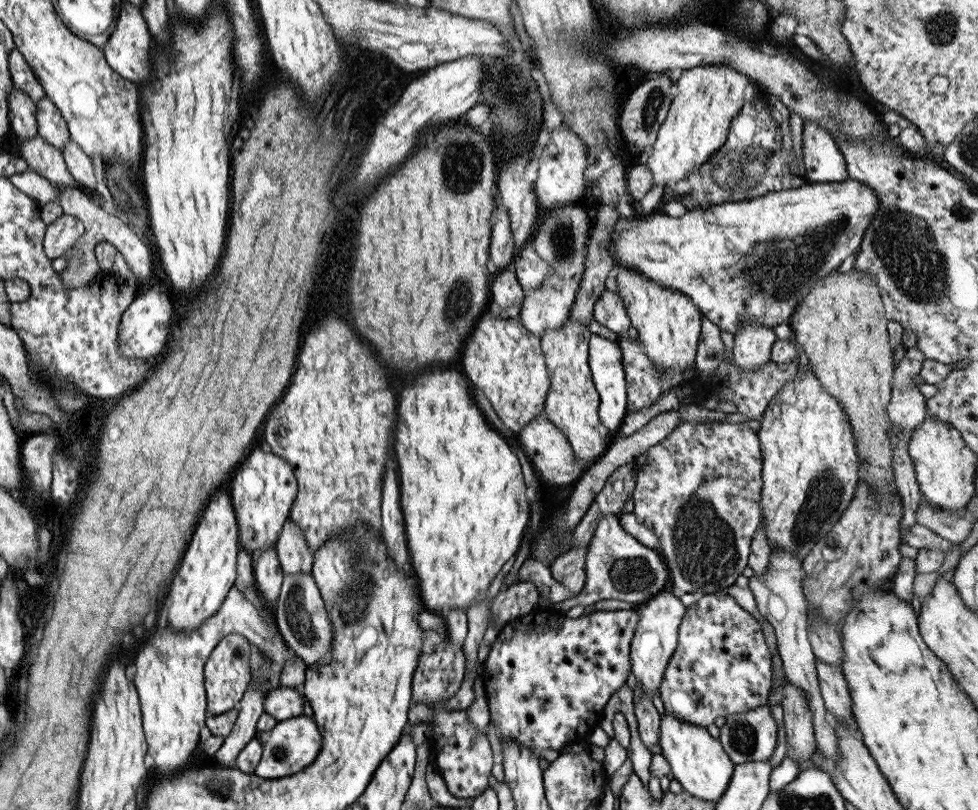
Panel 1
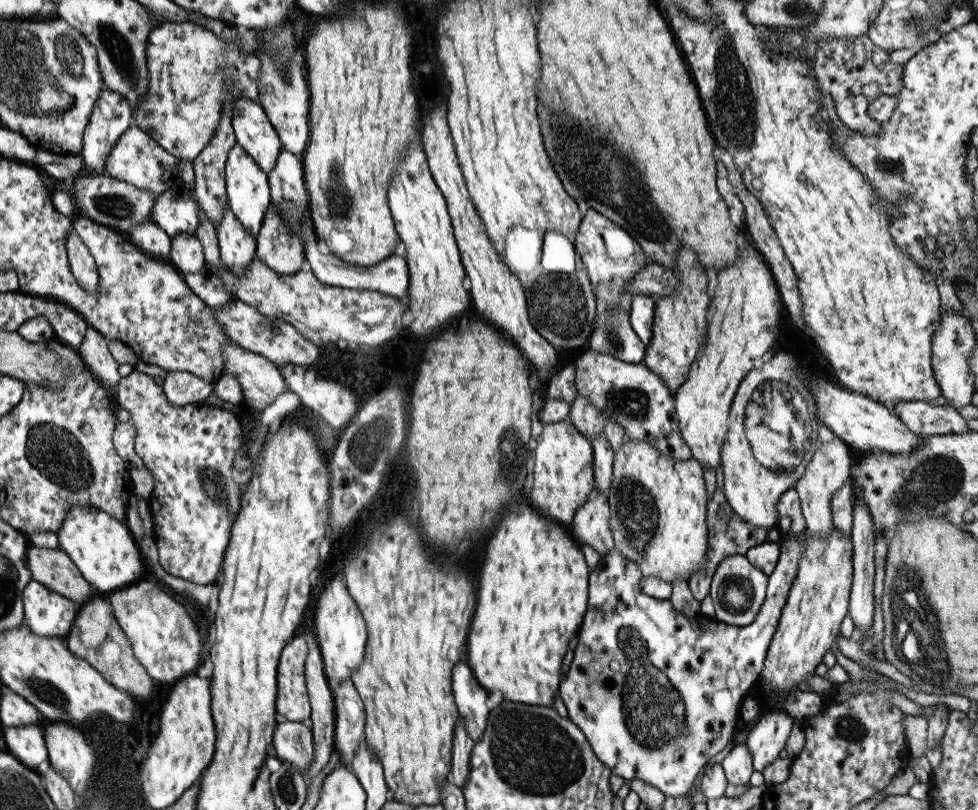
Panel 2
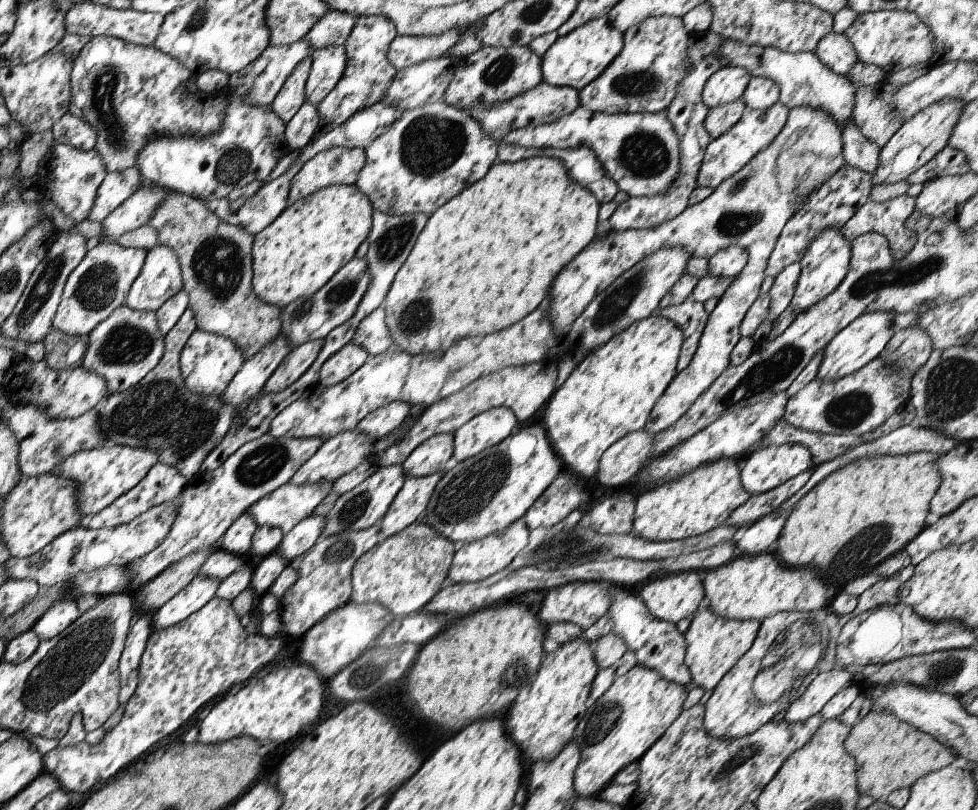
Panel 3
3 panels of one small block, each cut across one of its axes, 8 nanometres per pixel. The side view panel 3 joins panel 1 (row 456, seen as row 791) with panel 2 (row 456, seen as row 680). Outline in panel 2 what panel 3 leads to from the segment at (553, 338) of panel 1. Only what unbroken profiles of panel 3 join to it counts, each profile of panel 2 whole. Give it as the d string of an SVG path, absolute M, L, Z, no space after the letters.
M624 438L621 449L618 449L615 452L612 469L613 484L610 485L607 494L607 501L610 505L611 517L609 520L609 525L612 531L615 548L620 551L628 560L631 560L634 562L634 564L638 565L638 577L656 577L671 584L671 582L676 580L676 578L682 578L683 581L689 580L689 576L694 571L703 569L703 566L705 565L705 554L708 538L706 520L706 512L708 512L708 497L706 497L706 484L704 483L703 474L703 466L698 463L696 459L690 458L688 460L679 461L668 458L668 456L664 456L662 452L660 452L655 446L652 446L652 444L647 443L646 441Z

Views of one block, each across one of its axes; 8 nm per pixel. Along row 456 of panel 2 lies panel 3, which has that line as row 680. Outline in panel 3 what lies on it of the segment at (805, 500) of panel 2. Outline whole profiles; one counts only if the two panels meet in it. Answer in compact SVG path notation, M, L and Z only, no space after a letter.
M844 668L818 672L810 681L804 694L789 704L785 718L789 723L800 722L818 714L824 705L852 680Z

